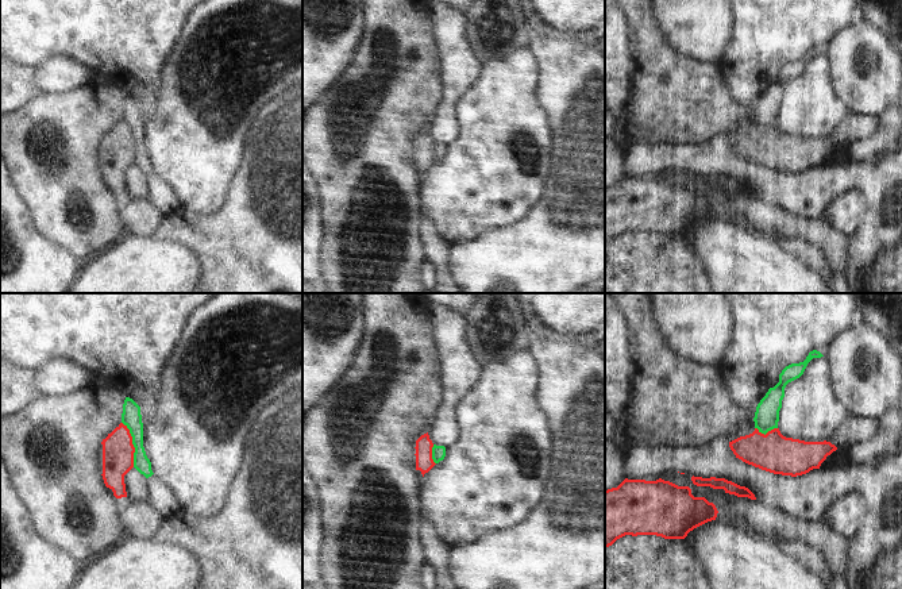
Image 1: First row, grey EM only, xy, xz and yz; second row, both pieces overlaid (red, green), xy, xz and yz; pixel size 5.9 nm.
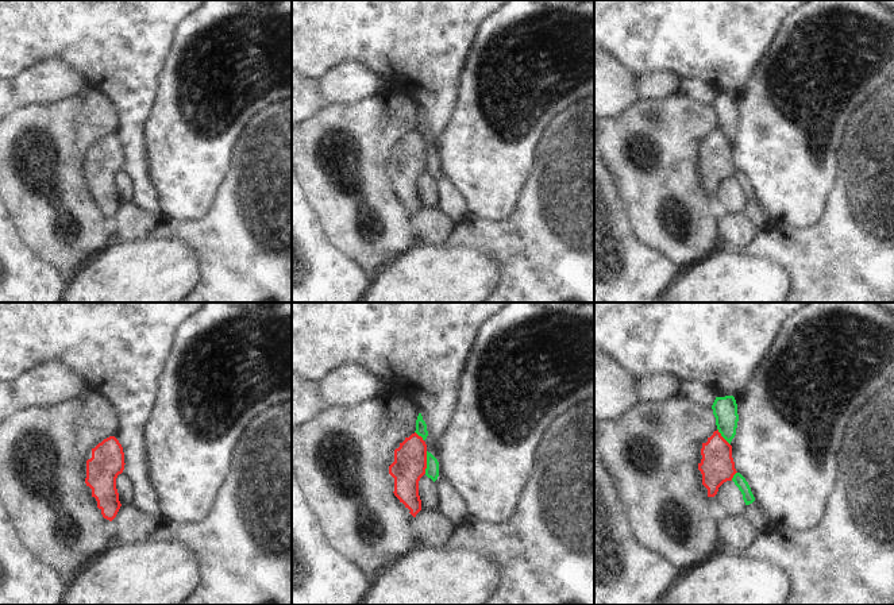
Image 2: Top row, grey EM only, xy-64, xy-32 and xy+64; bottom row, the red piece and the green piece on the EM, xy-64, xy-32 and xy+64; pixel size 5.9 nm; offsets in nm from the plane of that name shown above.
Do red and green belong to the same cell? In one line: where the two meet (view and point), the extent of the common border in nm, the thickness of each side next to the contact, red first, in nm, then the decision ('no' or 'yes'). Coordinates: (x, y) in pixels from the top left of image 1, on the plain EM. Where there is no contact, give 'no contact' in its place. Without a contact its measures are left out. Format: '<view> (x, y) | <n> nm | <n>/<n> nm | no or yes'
xy (133, 142) | 280 nm | 190/120 nm | no

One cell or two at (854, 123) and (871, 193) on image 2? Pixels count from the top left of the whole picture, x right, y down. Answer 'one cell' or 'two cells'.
one cell

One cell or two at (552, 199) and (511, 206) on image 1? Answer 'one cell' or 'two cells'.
two cells

